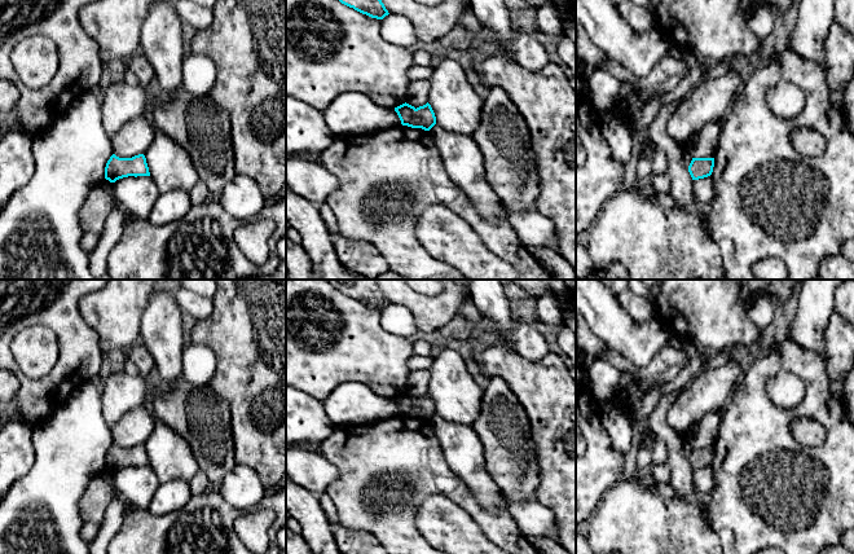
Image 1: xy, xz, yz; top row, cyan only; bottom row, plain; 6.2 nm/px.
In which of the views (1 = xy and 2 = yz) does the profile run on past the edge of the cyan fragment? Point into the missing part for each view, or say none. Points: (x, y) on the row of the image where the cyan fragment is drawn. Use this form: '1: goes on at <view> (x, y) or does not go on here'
1: does not go on here
2: does not go on here

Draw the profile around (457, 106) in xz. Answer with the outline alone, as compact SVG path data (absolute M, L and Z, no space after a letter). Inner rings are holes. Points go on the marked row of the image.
M441 56L428 82L428 104L436 124L449 132L472 137L480 124L483 98L467 82L465 69L457 61Z

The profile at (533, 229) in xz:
M538 210L510 214L509 223L527 250L531 247L555 247L553 221Z

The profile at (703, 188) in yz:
M712 176L694 180L694 195L699 206L706 210L714 198L714 185Z

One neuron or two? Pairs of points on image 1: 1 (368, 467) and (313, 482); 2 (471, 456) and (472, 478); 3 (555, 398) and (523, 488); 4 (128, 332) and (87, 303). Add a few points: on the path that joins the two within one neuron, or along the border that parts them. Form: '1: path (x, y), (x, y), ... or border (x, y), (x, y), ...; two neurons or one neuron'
1: border (320, 452), (338, 470), (338, 476), (326, 492); two neurons
2: path (471, 461), (472, 473); one neuron
3: border (529, 425), (540, 484); two neurons
4: path (118, 321), (106, 310), (97, 308); one neuron

